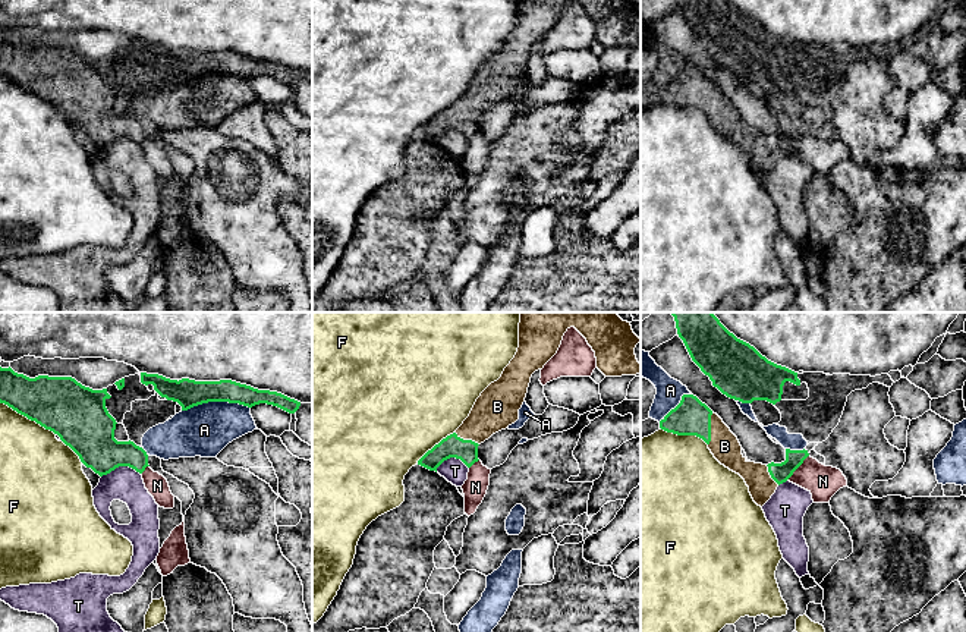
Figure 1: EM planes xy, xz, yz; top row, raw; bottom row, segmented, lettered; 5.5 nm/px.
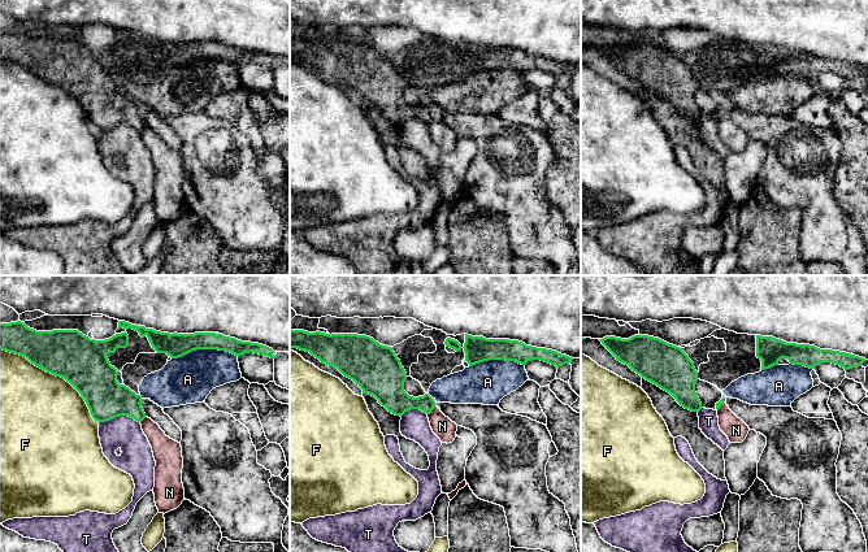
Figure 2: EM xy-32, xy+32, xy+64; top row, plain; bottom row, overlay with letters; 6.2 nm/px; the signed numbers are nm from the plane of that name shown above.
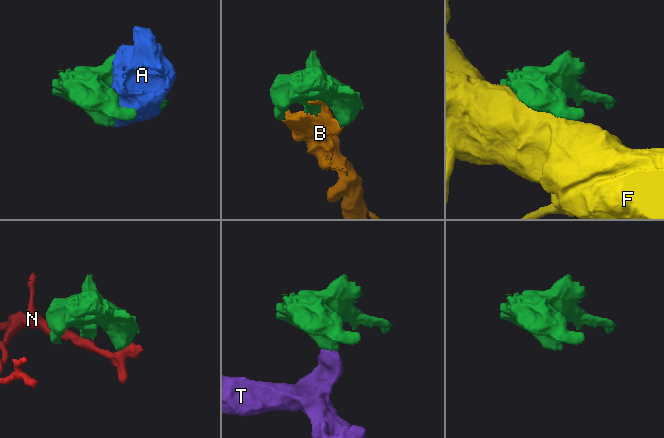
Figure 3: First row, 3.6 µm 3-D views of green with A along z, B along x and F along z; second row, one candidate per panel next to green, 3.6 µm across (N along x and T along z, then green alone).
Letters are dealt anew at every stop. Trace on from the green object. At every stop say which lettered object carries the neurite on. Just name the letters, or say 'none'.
B

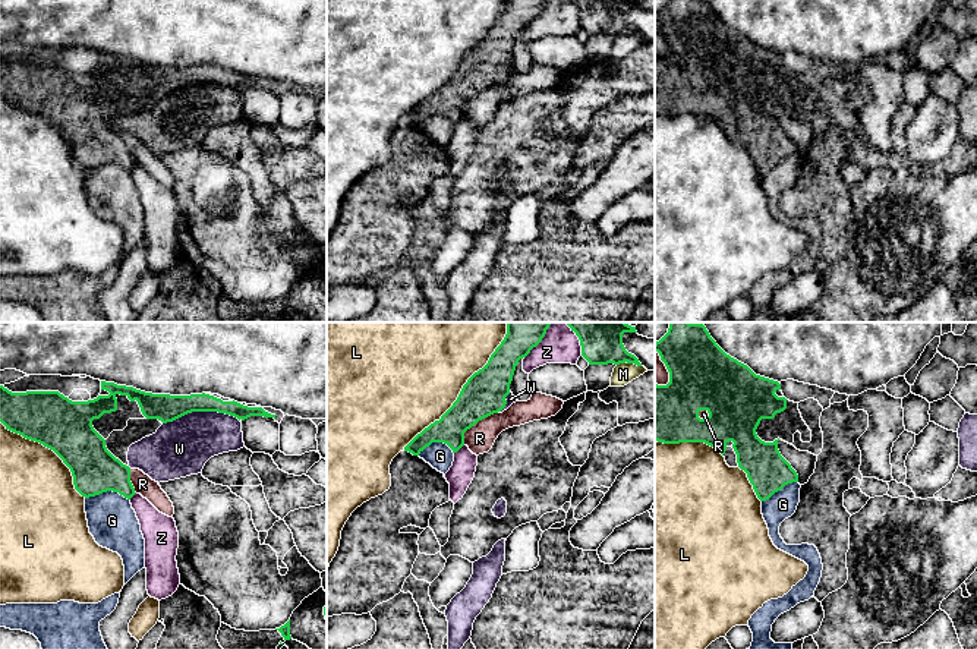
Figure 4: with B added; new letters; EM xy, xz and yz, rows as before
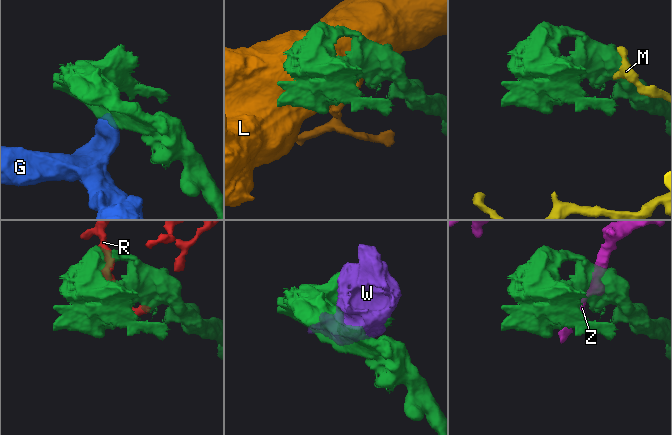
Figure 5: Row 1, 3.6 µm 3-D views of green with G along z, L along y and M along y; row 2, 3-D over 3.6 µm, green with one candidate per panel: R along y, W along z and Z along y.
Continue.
none

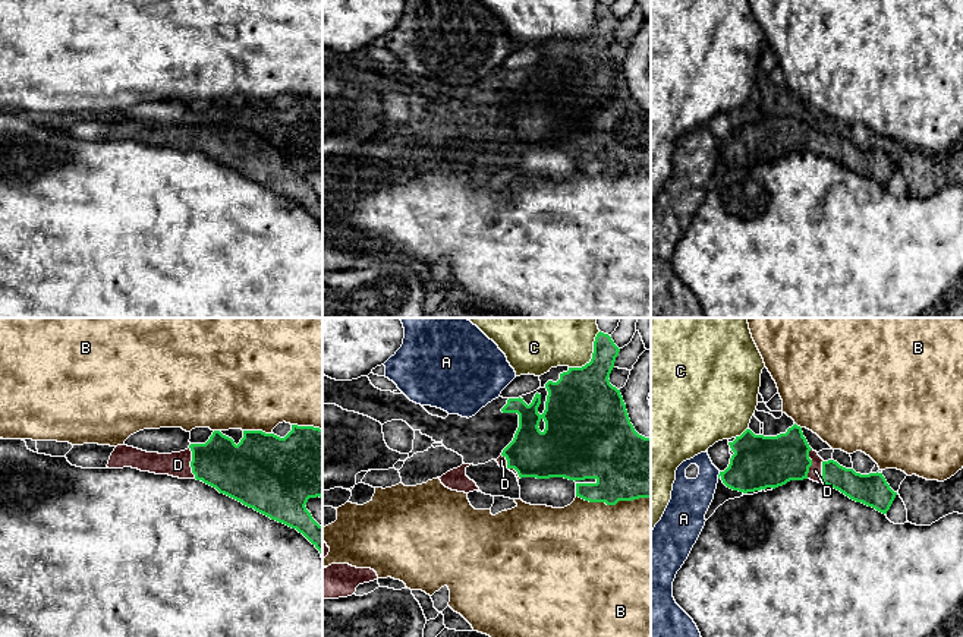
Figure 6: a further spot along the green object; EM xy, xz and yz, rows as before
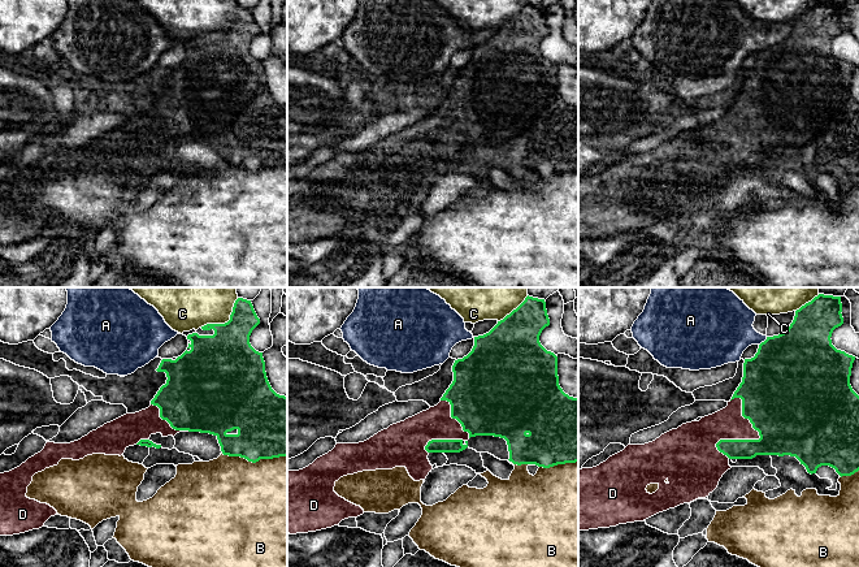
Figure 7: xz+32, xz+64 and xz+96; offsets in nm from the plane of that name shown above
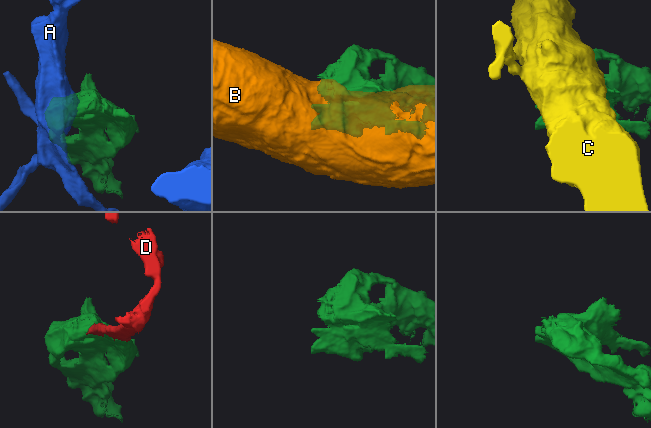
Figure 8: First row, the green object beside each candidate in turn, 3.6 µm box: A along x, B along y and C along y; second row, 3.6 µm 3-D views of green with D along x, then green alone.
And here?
D

